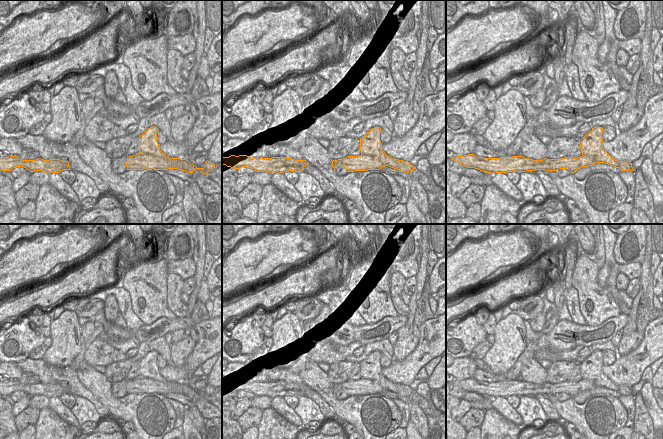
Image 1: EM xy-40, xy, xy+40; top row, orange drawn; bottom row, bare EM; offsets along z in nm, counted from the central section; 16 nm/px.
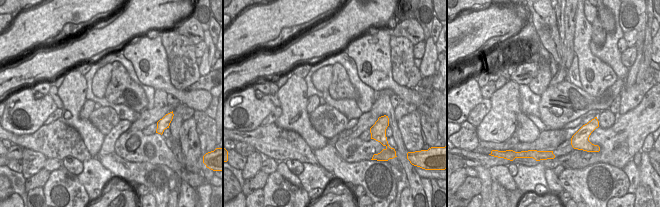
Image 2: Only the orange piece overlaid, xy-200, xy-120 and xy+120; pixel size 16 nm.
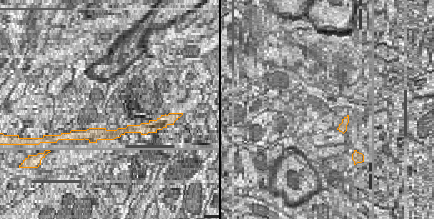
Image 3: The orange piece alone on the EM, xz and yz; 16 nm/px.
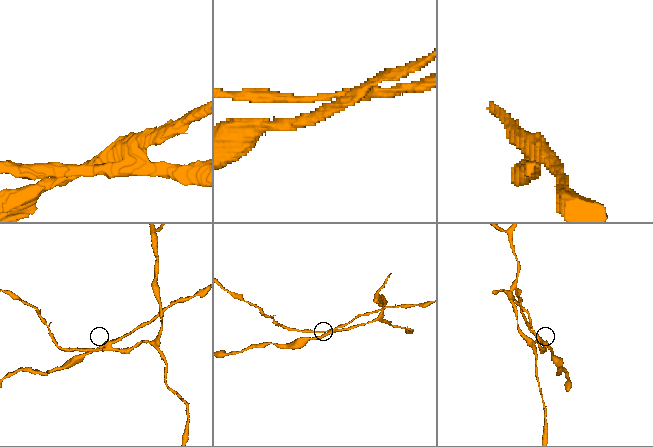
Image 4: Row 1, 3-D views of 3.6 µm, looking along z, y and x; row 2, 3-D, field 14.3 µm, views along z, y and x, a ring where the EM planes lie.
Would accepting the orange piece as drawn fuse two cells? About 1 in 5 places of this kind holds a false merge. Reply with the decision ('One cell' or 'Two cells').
Two cells.

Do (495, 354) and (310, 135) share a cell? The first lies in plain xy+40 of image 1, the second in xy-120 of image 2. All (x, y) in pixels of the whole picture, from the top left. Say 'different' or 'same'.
same

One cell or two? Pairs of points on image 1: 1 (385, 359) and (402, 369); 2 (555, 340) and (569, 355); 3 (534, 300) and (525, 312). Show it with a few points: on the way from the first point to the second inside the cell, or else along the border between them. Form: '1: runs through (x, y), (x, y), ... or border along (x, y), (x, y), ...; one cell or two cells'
1: border along (394, 357), (388, 366), (382, 368); two cells
2: border along (583, 346), (575, 346), (571, 349), (558, 351); two cells
3: runs through (533, 303), (528, 309); one cell

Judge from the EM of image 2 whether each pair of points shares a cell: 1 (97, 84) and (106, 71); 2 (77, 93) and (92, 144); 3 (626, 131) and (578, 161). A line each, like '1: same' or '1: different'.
1: same
2: same
3: same

